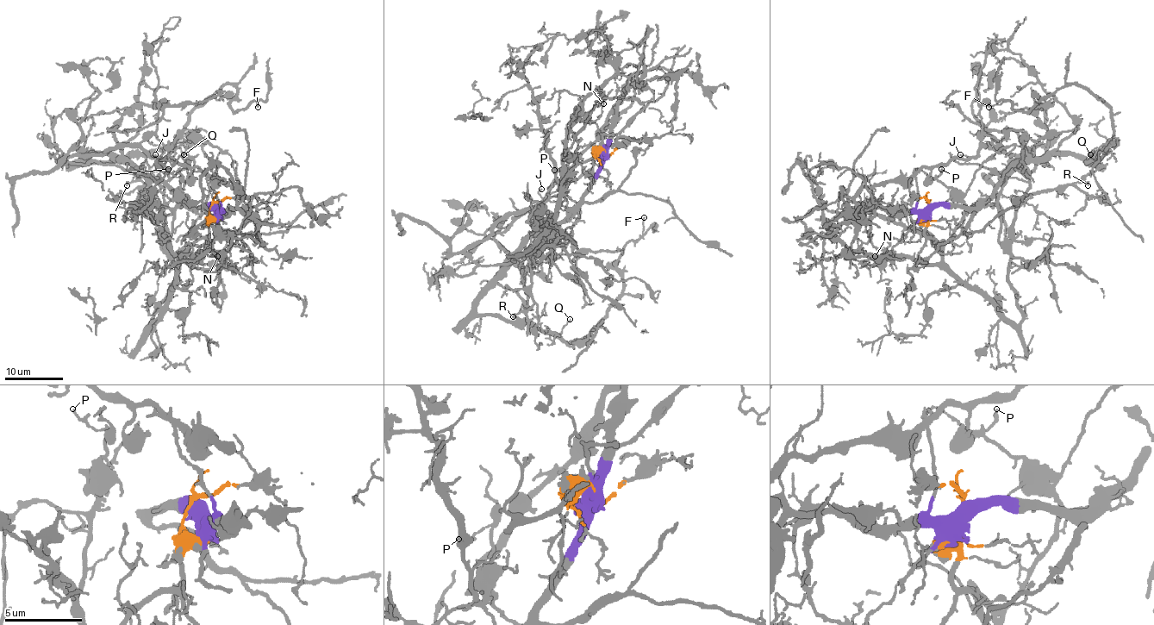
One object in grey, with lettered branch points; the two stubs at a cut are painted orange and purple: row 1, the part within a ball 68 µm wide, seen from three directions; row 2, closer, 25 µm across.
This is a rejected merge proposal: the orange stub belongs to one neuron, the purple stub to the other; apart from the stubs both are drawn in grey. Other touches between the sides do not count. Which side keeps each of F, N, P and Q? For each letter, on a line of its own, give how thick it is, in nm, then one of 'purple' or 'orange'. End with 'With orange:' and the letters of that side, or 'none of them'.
F: calibre 140 nm; purple
N: calibre 120 nm; orange
P: calibre 130 nm; orange
Q: calibre 120 nm; purple
With orange: N, P

